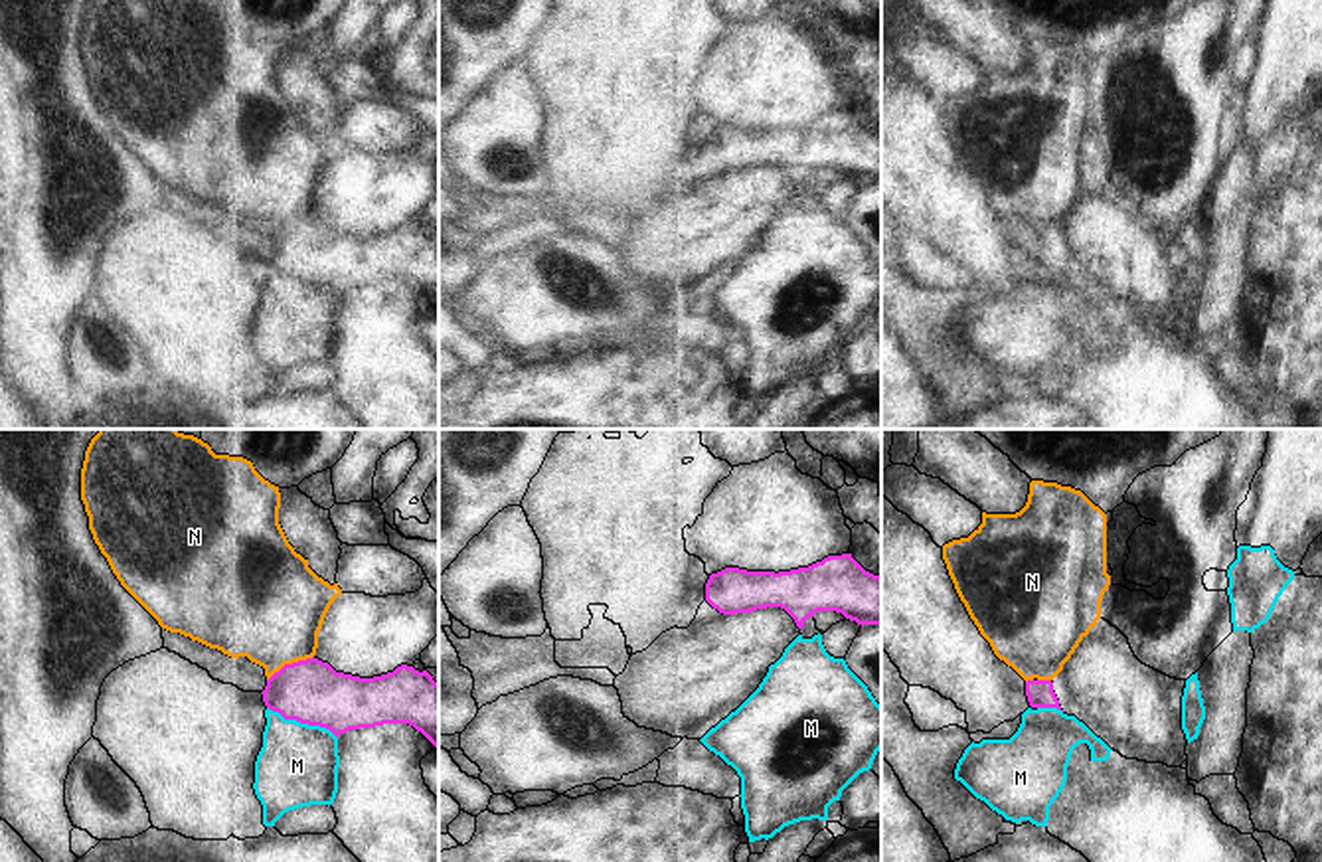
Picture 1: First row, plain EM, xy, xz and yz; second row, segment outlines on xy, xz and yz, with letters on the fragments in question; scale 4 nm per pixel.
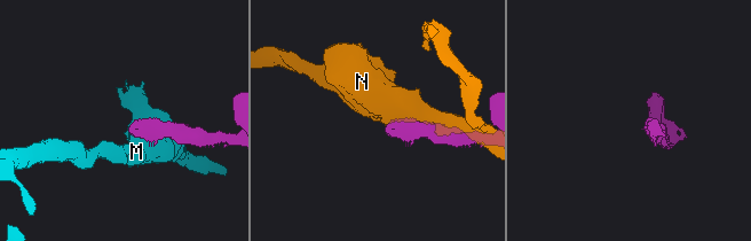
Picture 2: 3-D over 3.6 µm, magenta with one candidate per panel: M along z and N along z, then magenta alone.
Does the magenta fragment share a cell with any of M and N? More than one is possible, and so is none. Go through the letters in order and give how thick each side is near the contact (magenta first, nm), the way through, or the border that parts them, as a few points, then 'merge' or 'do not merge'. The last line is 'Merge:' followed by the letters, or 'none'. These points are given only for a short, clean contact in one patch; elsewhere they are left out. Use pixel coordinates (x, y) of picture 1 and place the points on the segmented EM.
M: 260 nm thick on the magenta side, 320 nm on the other; do not merge
N: 260 nm thick on the magenta side, 440 nm on the other; border along xy (313, 655), (285, 663), (267, 681); do not merge
Merge: none

